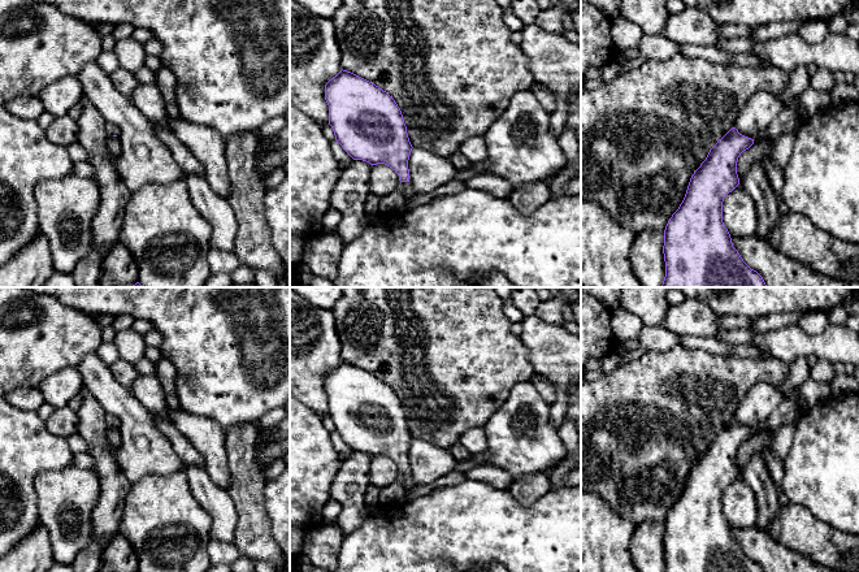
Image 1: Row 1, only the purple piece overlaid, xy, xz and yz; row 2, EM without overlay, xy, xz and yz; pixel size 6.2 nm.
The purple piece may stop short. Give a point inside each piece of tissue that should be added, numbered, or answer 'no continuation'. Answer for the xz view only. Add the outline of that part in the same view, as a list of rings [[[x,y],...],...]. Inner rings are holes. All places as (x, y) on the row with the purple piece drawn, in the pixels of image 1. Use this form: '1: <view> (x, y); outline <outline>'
1: xz (408, 191); outline [[[399,181],[398,187],[403,191],[403,195],[407,202],[412,200],[417,195],[417,192],[415,191],[409,182]]]

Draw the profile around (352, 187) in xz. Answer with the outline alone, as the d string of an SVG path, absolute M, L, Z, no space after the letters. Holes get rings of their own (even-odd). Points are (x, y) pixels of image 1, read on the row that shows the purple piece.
M353 160L350 168L342 169L331 194L330 205L342 213L342 221L334 231L344 243L361 235L366 226L364 203L370 192L372 166L366 161Z

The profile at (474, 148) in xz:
M473 136L467 139L461 144L460 151L472 164L477 164L487 159L487 146L483 136Z

